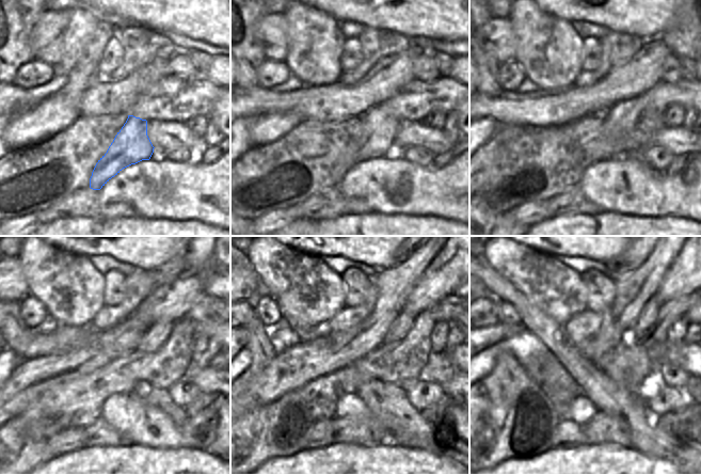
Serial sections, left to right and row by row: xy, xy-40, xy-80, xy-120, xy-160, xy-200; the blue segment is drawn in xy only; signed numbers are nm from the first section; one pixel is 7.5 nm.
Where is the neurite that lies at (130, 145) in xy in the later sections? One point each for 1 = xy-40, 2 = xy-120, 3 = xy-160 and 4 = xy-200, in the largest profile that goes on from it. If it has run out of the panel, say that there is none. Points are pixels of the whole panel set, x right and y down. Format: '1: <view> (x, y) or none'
1: xy-40 (375, 136)
2: xy-120 (156, 336)
3: xy-160 (400, 329)
4: xy-200 (649, 314)

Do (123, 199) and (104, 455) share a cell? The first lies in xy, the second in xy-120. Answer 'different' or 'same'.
different

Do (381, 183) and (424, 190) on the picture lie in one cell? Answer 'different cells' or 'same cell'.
same cell

